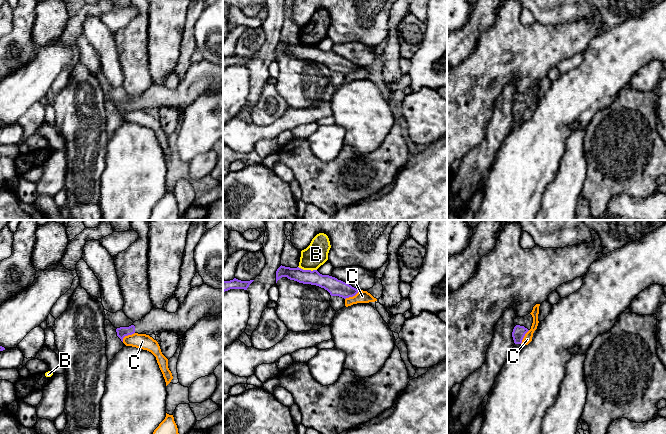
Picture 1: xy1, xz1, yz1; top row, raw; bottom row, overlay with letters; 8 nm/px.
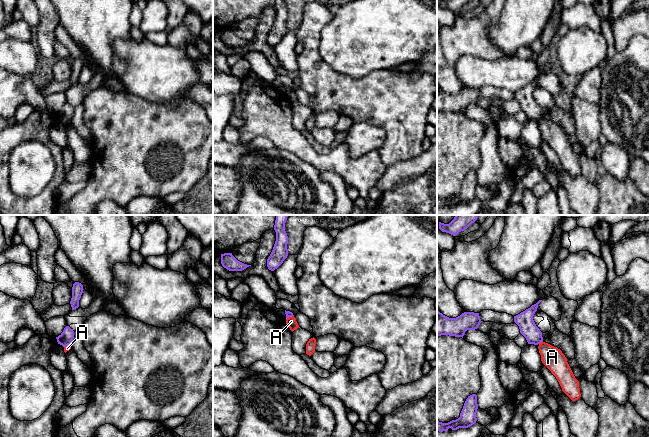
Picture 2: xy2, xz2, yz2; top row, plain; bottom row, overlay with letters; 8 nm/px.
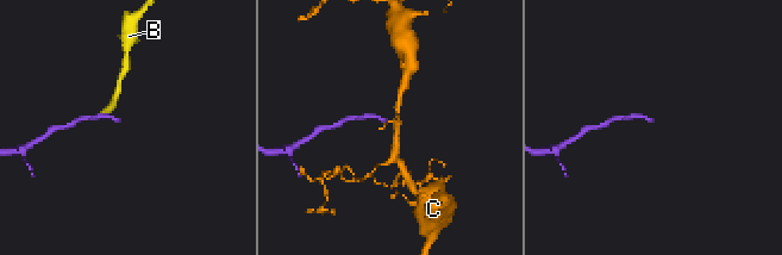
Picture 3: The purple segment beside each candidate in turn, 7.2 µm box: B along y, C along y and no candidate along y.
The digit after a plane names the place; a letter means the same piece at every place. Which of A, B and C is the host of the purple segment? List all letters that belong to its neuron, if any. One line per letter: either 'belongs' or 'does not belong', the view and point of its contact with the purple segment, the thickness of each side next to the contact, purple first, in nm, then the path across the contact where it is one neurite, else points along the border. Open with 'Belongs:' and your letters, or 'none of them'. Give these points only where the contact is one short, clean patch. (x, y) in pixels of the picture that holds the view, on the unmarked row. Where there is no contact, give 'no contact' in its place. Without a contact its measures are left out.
Belongs: none of them
A: does not belong | yz2 (541, 117) | 140/170 nm | along yz2 (542, 116), (539, 120)
B: does not belong | xz1 (307, 46) | 120/190 nm | along xz1 (298, 42), (303, 45), (316, 46)
C: does not belong | xy1 (127, 111) | 80/130 nm | along xy1 (134, 108), (126, 111), (122, 117)

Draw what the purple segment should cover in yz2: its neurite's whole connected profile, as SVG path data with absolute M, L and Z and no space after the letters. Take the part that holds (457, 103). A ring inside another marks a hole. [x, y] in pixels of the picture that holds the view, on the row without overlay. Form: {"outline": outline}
{"outline": "M437 85L437 112L464 112L467 106L475 106L481 99L479 89L464 88L456 94L449 94Z"}

